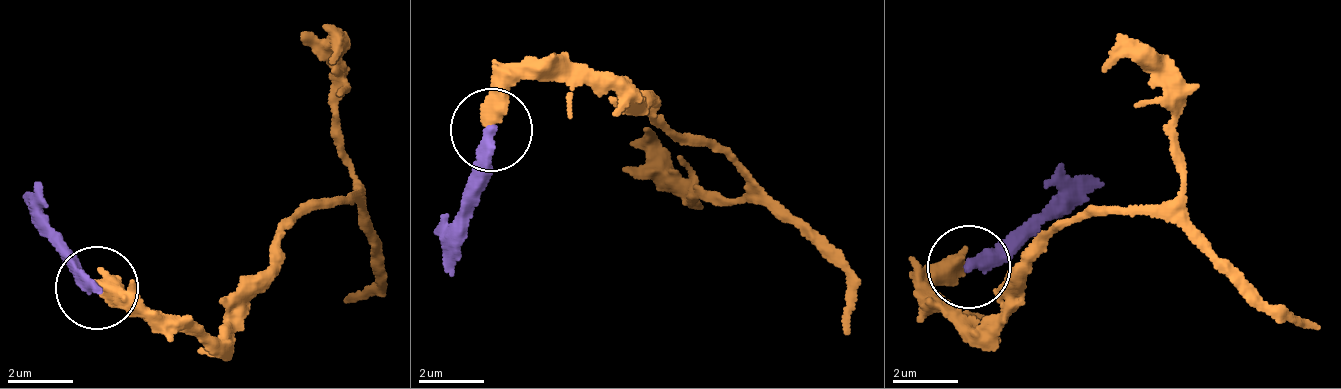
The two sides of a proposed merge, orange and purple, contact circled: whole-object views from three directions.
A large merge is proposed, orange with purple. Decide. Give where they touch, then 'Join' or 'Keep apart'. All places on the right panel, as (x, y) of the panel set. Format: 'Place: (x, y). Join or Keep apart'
Place: (969, 266). Join

